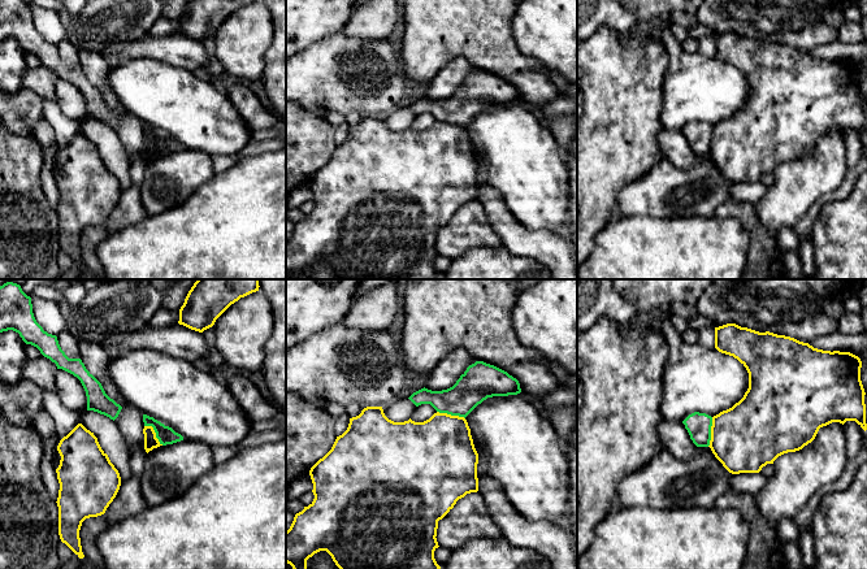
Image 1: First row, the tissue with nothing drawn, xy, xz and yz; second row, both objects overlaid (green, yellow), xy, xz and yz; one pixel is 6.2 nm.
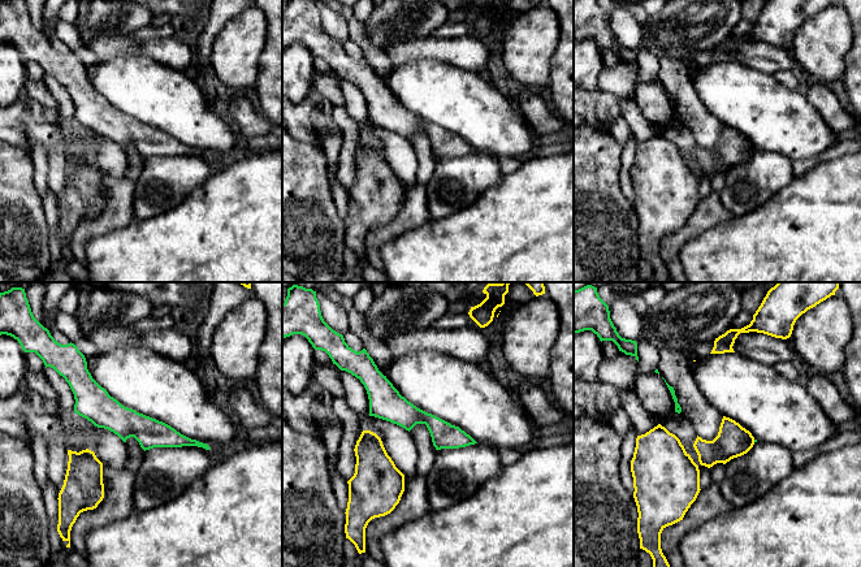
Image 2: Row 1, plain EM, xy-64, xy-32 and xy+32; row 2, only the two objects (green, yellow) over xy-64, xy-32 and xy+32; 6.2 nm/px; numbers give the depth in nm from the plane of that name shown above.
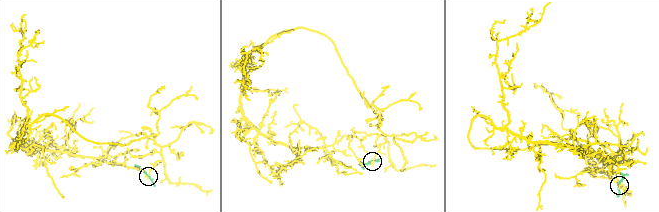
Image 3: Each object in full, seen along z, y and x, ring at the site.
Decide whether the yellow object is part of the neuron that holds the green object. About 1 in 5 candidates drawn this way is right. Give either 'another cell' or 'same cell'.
another cell

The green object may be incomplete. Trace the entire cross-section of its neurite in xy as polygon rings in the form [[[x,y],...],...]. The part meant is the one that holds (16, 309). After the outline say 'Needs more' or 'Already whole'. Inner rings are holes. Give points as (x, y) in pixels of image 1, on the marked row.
[[[13,282],[0,286],[0,333],[8,330],[18,333],[26,344],[36,347],[57,369],[81,381],[87,396],[87,411],[97,412],[113,421],[118,417],[122,407],[105,394],[101,383],[86,369],[81,359],[69,359],[61,349],[57,336],[43,330],[34,317],[31,297]]]. Already whole

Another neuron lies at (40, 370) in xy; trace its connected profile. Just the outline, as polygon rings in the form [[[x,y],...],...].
[[[40,355],[36,359],[26,359],[23,361],[22,378],[36,383],[43,391],[56,391],[56,370],[56,364]]]

